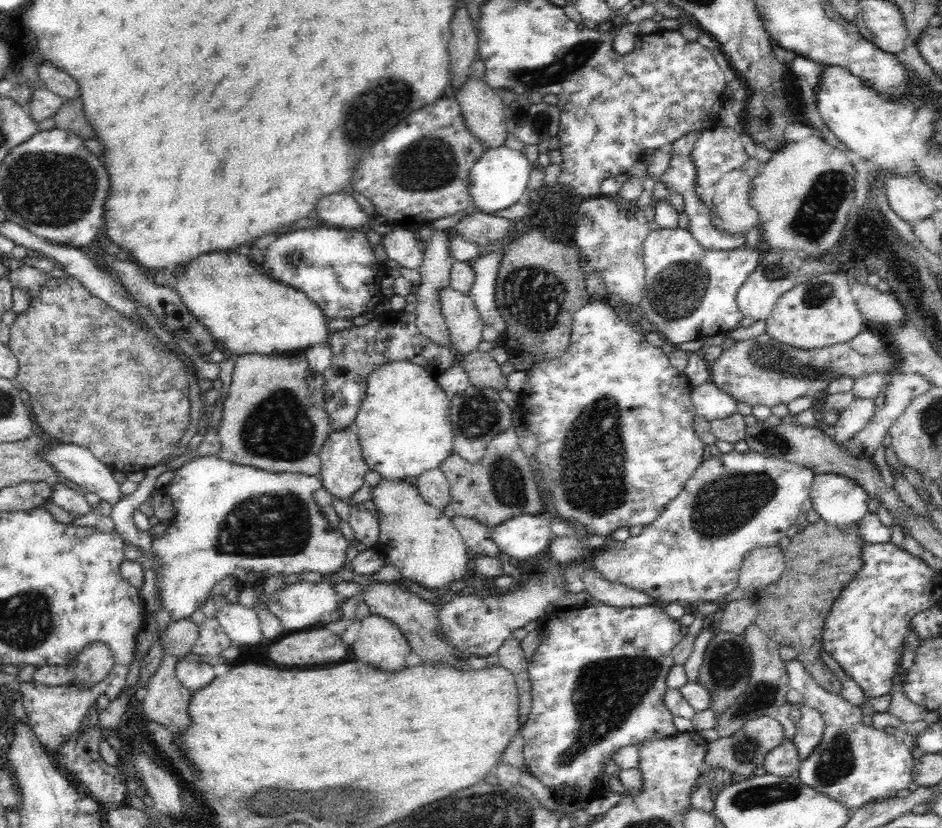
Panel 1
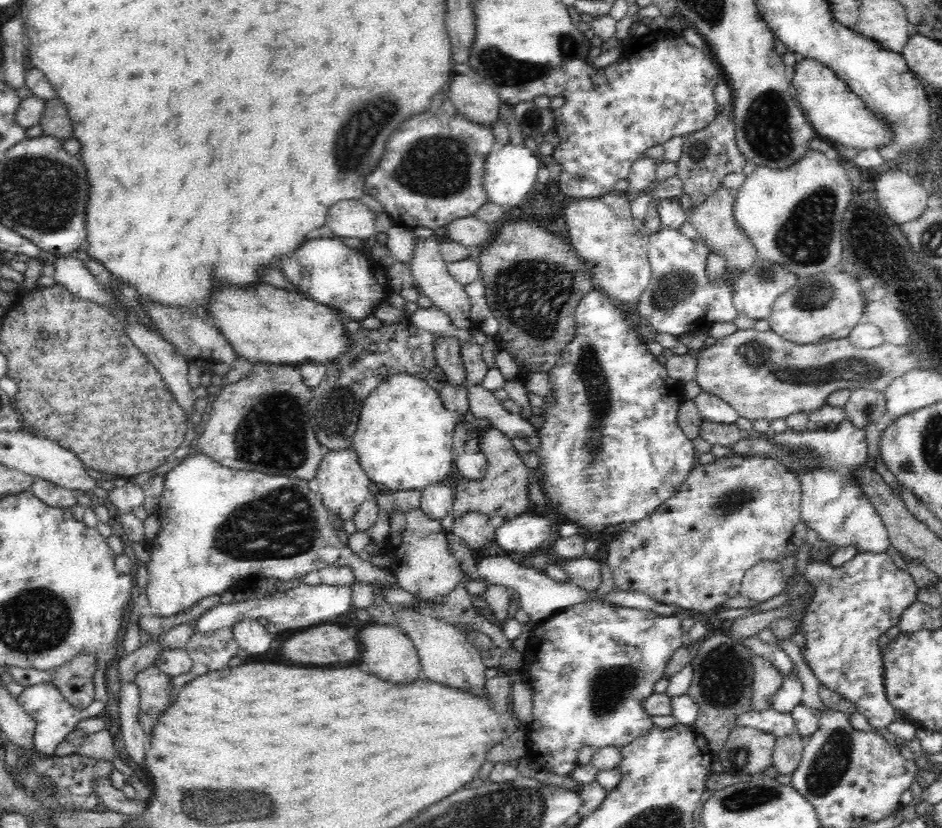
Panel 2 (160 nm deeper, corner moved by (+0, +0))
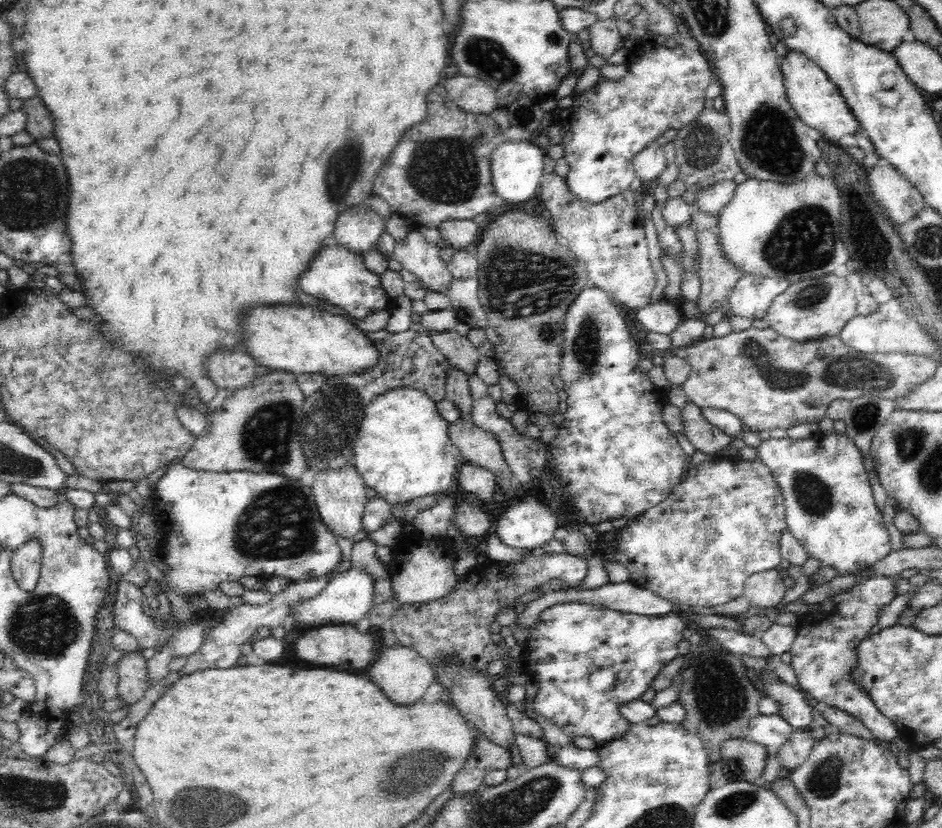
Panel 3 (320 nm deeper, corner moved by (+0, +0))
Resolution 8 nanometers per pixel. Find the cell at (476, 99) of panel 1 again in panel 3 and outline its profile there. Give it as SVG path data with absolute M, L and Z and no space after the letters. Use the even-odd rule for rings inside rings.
M461 76L449 78L445 88L448 96L464 111L489 115L497 107L494 89L480 78Z

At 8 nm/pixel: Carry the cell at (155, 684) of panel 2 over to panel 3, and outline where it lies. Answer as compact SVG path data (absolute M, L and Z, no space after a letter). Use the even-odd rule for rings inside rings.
M130 651L115 662L118 673L117 695L134 704L148 690L147 659L137 651Z

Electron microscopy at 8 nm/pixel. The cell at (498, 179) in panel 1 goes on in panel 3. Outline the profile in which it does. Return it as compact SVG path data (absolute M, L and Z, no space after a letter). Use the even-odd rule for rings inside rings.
M505 140L497 146L491 154L491 181L496 196L506 202L526 202L535 196L536 188L543 179L544 157L546 152L533 141Z

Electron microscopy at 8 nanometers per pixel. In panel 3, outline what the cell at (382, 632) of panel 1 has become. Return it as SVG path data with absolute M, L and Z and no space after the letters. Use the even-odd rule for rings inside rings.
M383 644L378 648L374 662L368 666L366 672L370 680L386 694L386 698L390 698L392 702L400 702L402 706L416 703L426 694L430 684L435 682L434 670L430 662L408 646L388 647Z

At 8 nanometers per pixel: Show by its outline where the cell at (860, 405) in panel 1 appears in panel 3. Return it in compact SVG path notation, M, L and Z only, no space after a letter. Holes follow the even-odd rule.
M830 434L824 438L808 440L764 440L758 449L757 458L770 468L774 481L782 488L787 530L805 546L808 557L820 561L822 567L832 567L838 576L853 574L870 568L892 552L890 534L884 526L882 514L874 504L872 486L863 466L862 452L846 434Z

